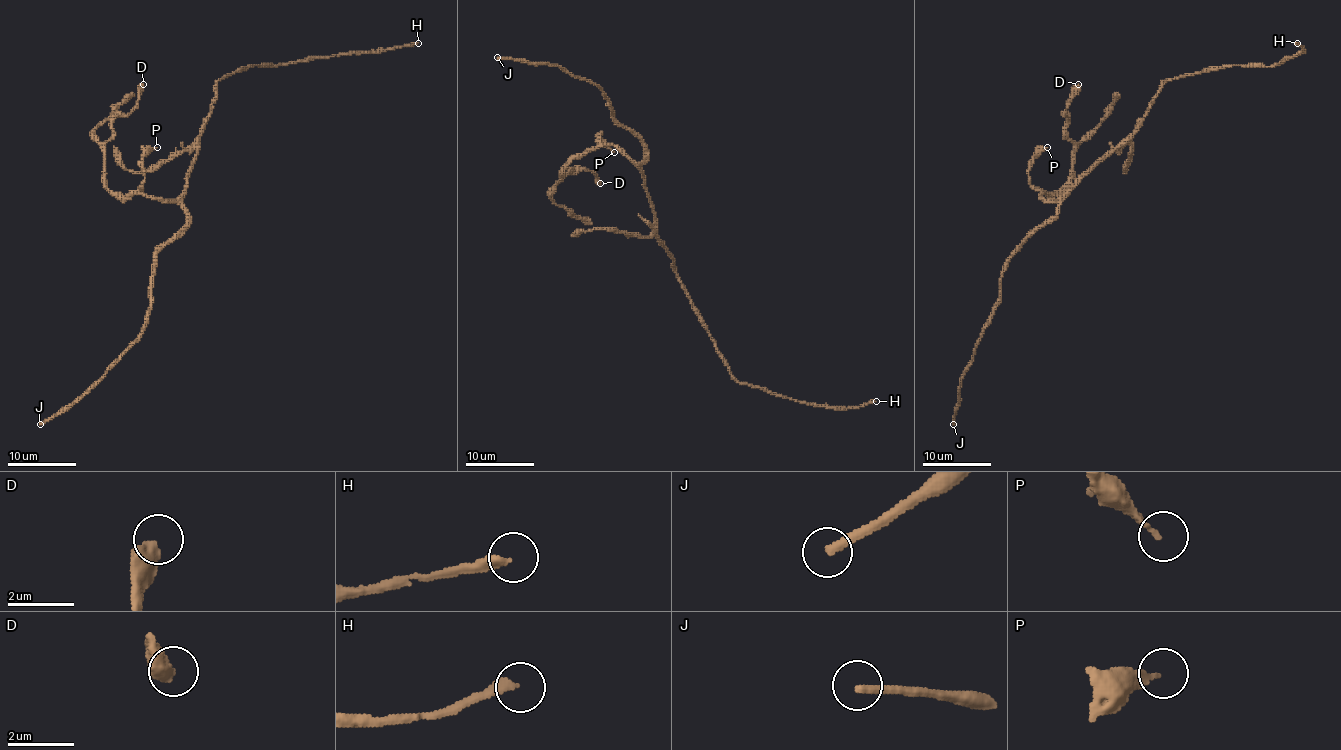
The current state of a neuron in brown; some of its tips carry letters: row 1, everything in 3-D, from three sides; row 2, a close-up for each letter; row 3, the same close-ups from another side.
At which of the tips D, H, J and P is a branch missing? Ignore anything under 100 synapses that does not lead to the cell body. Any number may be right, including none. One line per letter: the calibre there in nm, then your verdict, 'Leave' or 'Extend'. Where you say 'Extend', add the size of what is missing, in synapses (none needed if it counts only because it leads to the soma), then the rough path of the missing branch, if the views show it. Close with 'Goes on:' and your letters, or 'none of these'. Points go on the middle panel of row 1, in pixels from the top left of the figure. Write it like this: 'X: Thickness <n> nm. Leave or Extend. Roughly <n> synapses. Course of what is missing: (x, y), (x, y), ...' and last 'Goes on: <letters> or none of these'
D: Thickness 550 nm. Leave
H: Thickness 280 nm. Extend. Roughly 110 synapses
J: Thickness 280 nm. Leave
P: Thickness 170 nm. Leave
Goes on: H

